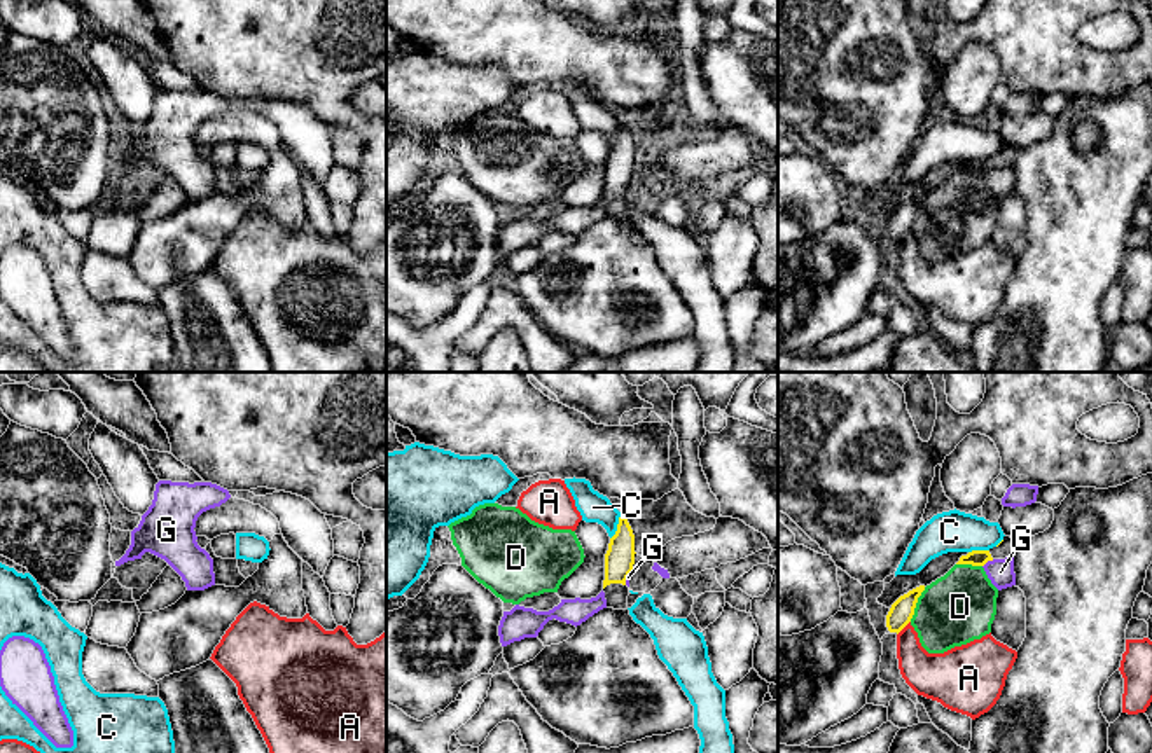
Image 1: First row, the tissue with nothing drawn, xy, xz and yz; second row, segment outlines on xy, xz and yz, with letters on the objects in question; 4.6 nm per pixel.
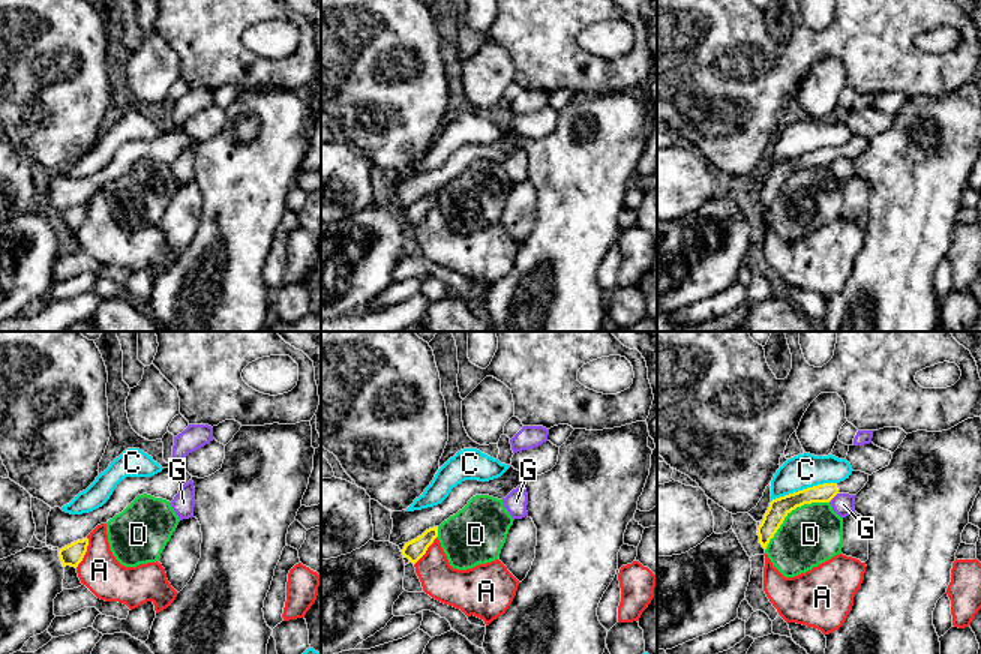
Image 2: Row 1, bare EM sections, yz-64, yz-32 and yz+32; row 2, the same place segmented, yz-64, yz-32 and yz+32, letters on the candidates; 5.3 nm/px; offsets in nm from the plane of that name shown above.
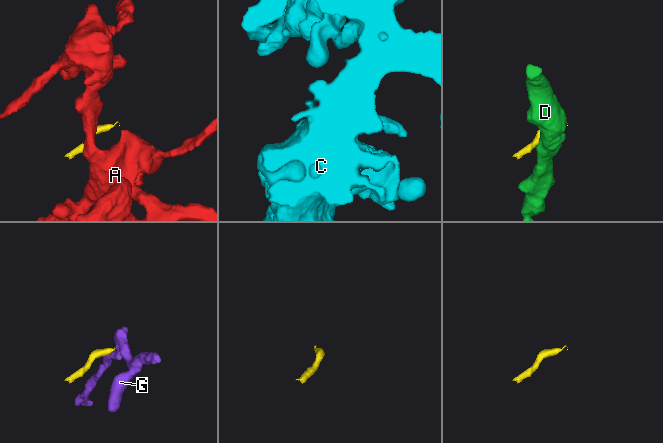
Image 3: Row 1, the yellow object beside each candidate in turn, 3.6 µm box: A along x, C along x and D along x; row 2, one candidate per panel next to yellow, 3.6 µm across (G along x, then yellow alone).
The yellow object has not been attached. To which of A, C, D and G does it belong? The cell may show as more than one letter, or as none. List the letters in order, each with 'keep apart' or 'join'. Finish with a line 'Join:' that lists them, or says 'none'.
A: keep apart
C: keep apart
D: keep apart
G: keep apart
Join: none

